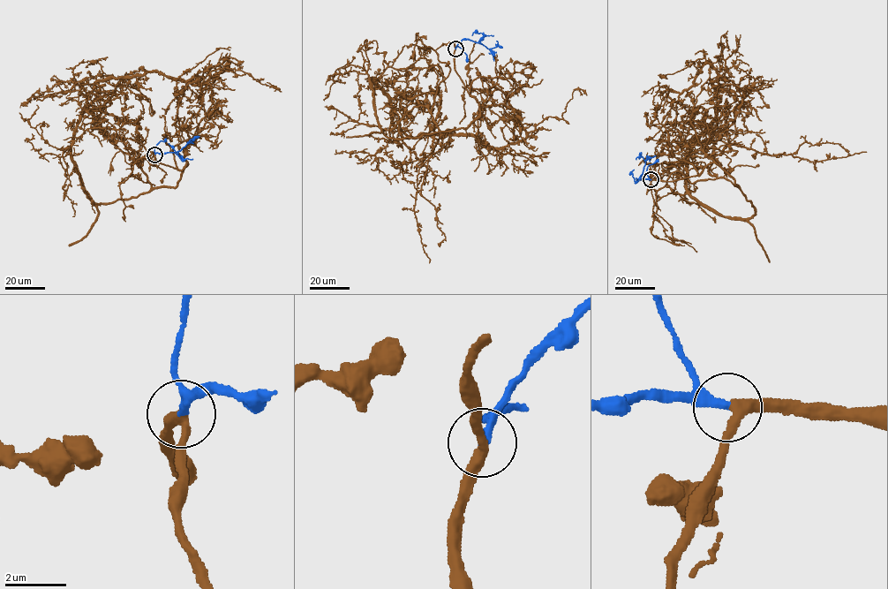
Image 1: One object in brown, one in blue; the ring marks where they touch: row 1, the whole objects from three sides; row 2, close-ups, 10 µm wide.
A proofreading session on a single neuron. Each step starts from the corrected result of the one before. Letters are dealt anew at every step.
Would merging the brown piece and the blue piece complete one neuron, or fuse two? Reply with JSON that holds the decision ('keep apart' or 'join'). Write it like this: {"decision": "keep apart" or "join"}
{"decision": "join"}

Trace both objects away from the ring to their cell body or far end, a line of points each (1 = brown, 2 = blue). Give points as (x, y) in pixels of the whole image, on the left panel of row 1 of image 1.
1: (154, 154), (187, 163), (175, 187), (153, 187), (100, 127), (100, 109), (139, 126), (131, 174), (154, 185)
2: (154, 154), (176, 152), (183, 160), (169, 143)

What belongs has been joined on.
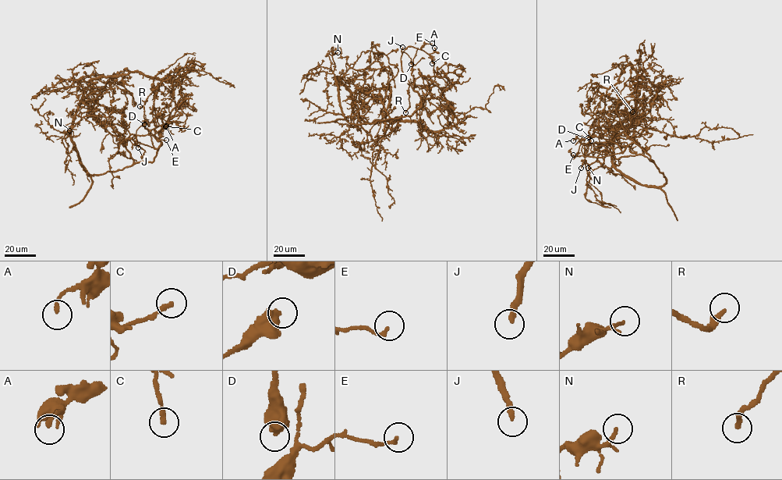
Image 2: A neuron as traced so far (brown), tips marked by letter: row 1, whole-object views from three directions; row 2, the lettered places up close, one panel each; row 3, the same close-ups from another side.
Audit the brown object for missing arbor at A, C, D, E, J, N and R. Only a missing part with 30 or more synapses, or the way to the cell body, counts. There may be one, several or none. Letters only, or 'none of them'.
J, N, R

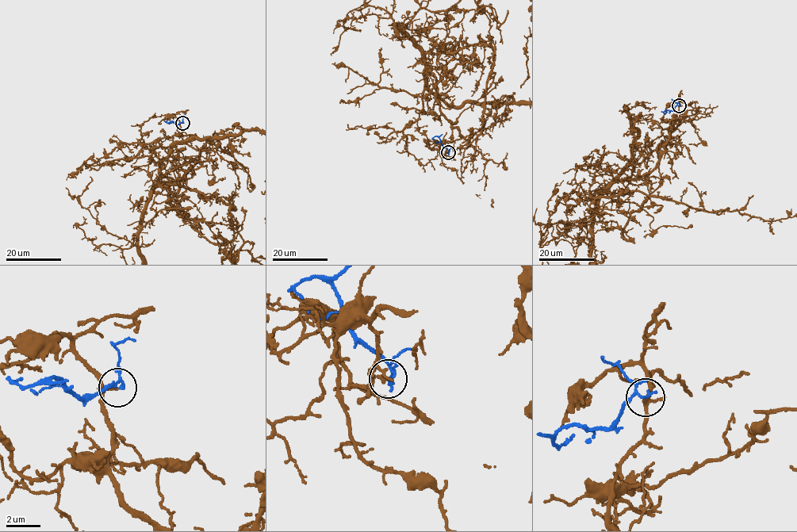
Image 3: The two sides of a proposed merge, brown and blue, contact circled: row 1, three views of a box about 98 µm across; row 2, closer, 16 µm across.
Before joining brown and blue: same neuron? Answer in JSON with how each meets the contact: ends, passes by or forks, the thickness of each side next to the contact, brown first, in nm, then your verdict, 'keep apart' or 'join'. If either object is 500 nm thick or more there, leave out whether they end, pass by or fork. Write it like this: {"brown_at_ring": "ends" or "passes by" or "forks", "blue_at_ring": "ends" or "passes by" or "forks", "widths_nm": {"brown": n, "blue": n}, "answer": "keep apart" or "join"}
{"brown_at_ring": "passes by", "blue_at_ring": "passes by", "widths_nm": {"brown": 140, "blue": 120}, "answer": "keep apart"}

